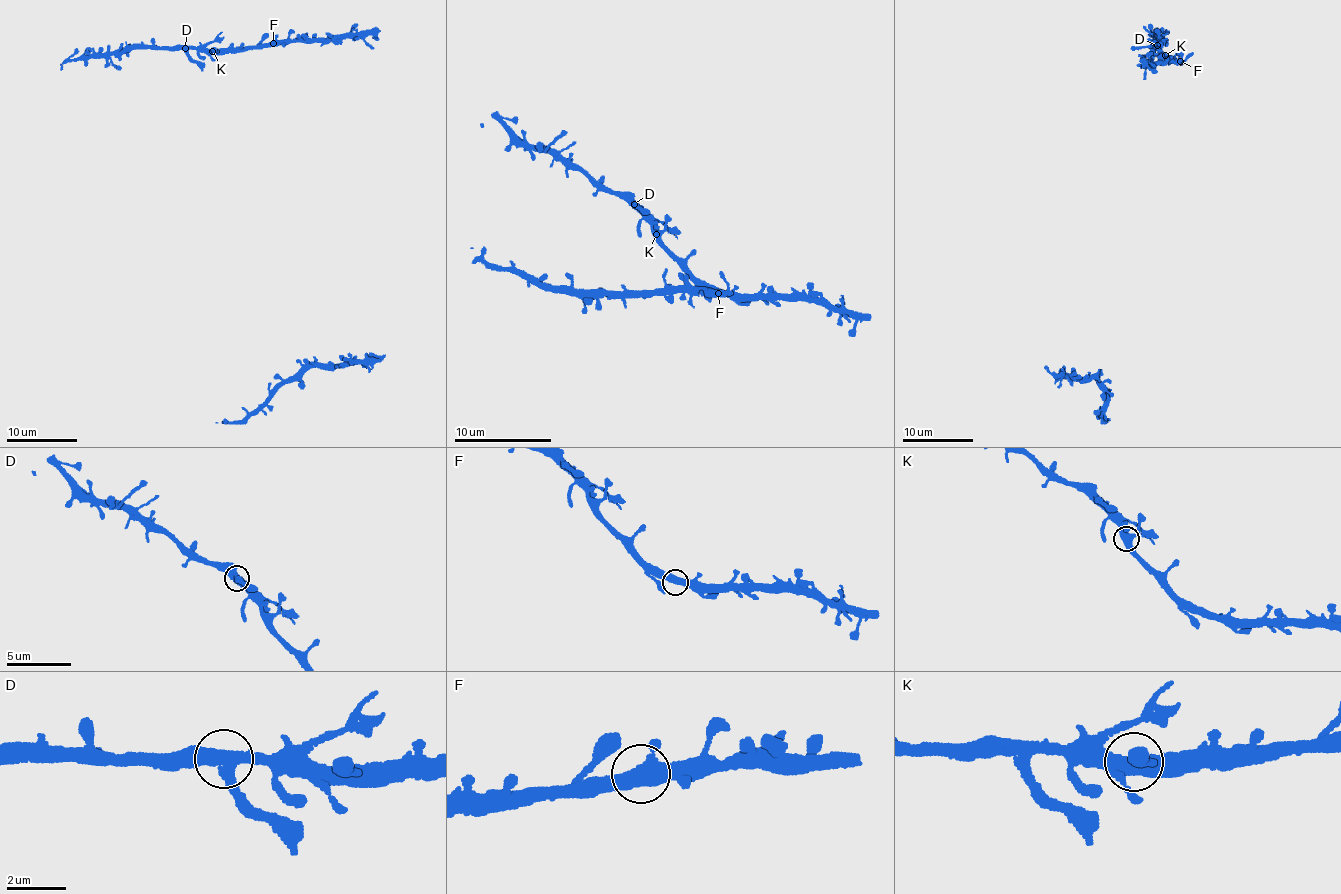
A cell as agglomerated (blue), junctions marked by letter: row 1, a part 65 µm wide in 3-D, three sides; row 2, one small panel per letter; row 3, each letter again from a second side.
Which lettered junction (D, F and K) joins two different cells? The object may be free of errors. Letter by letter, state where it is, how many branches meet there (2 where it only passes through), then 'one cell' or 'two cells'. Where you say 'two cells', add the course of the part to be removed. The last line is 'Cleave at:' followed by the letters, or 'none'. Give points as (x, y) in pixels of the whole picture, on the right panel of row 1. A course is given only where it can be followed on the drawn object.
D: (1157, 45) | 3 | one cell
F: (1180, 61) | 3 | one cell
K: (1165, 55) | 3 | one cell
Cleave at: none

